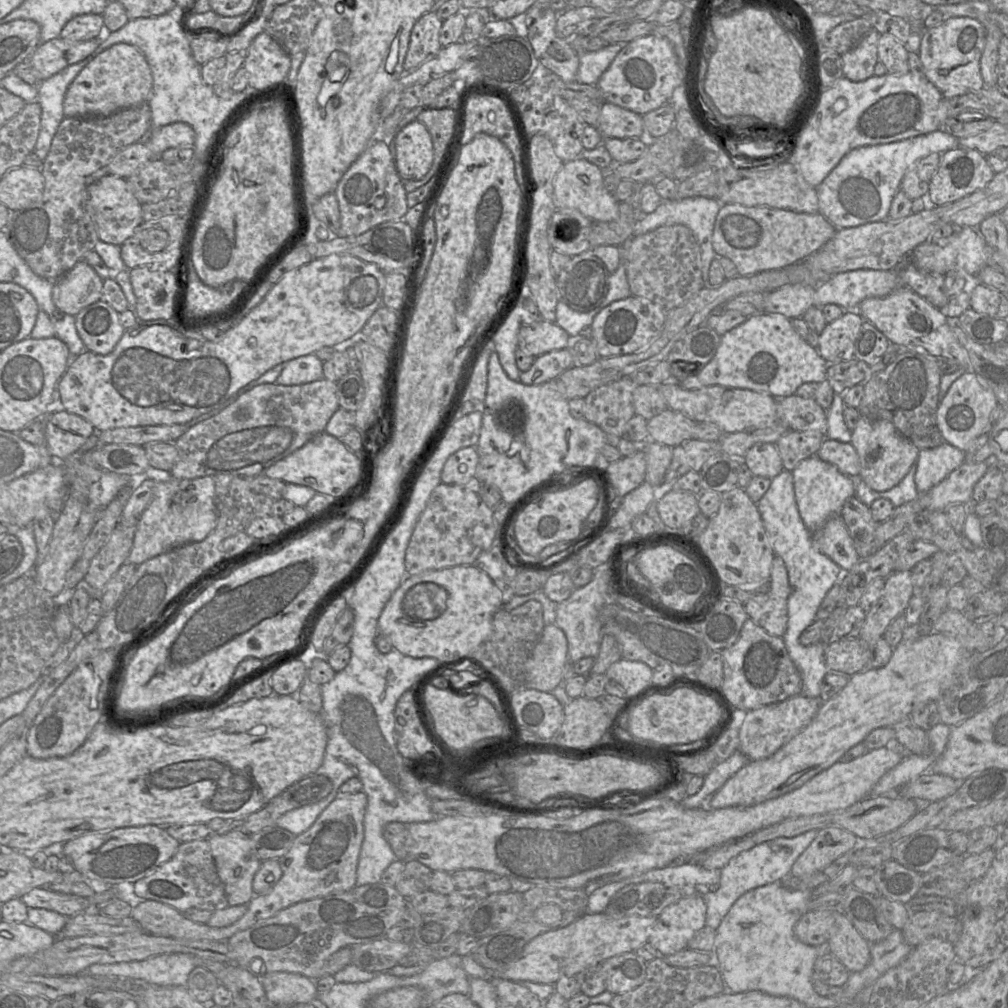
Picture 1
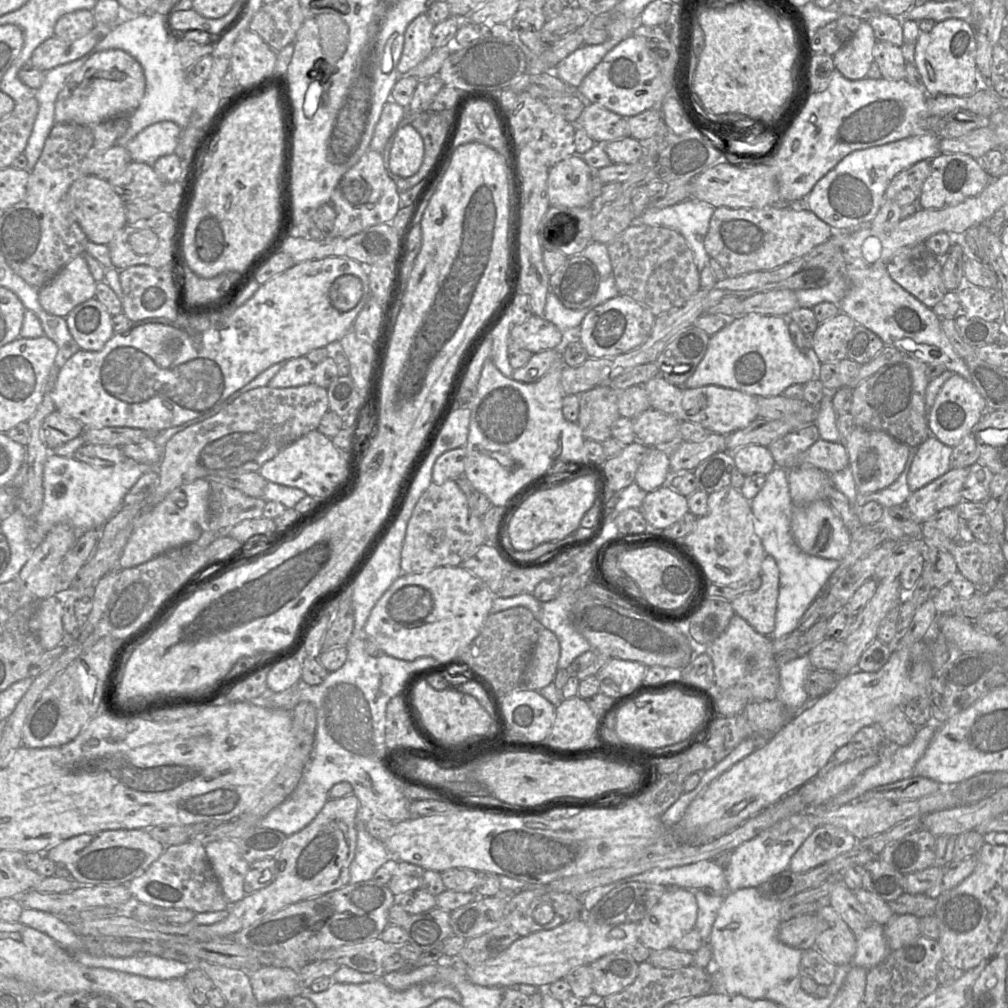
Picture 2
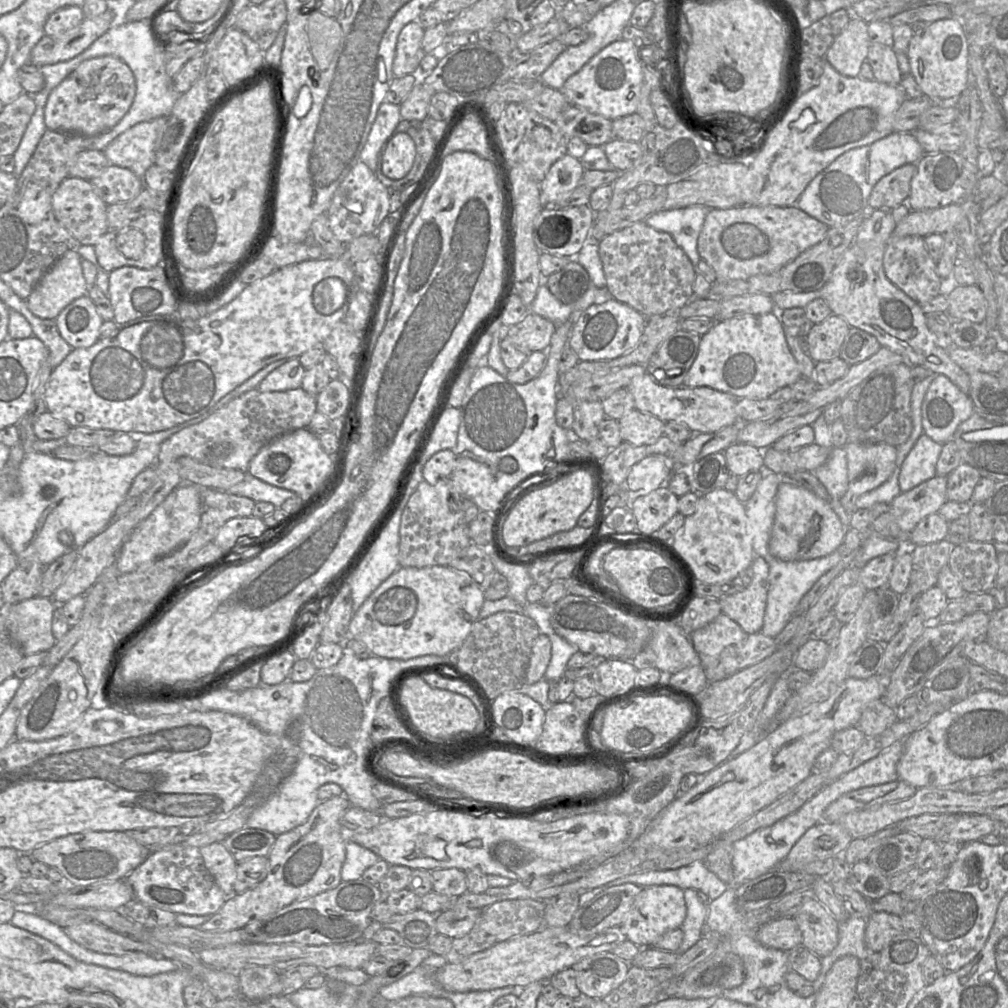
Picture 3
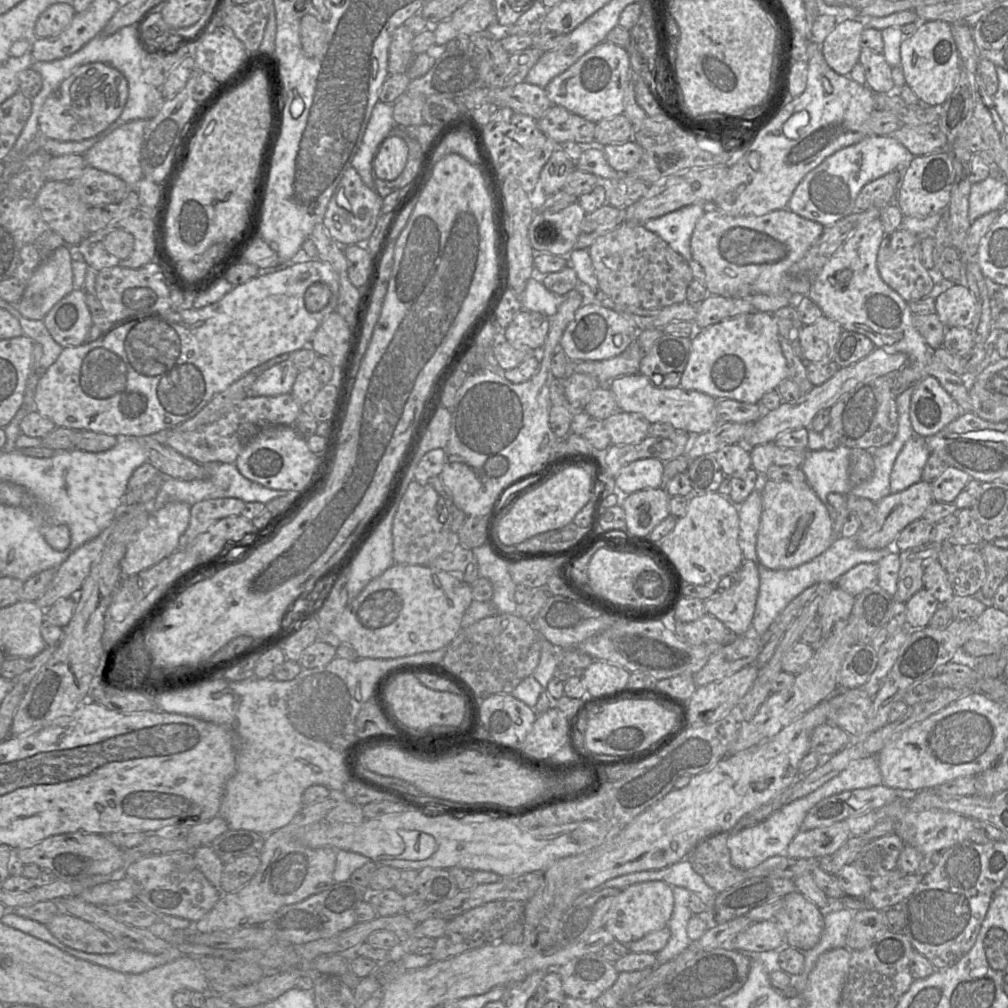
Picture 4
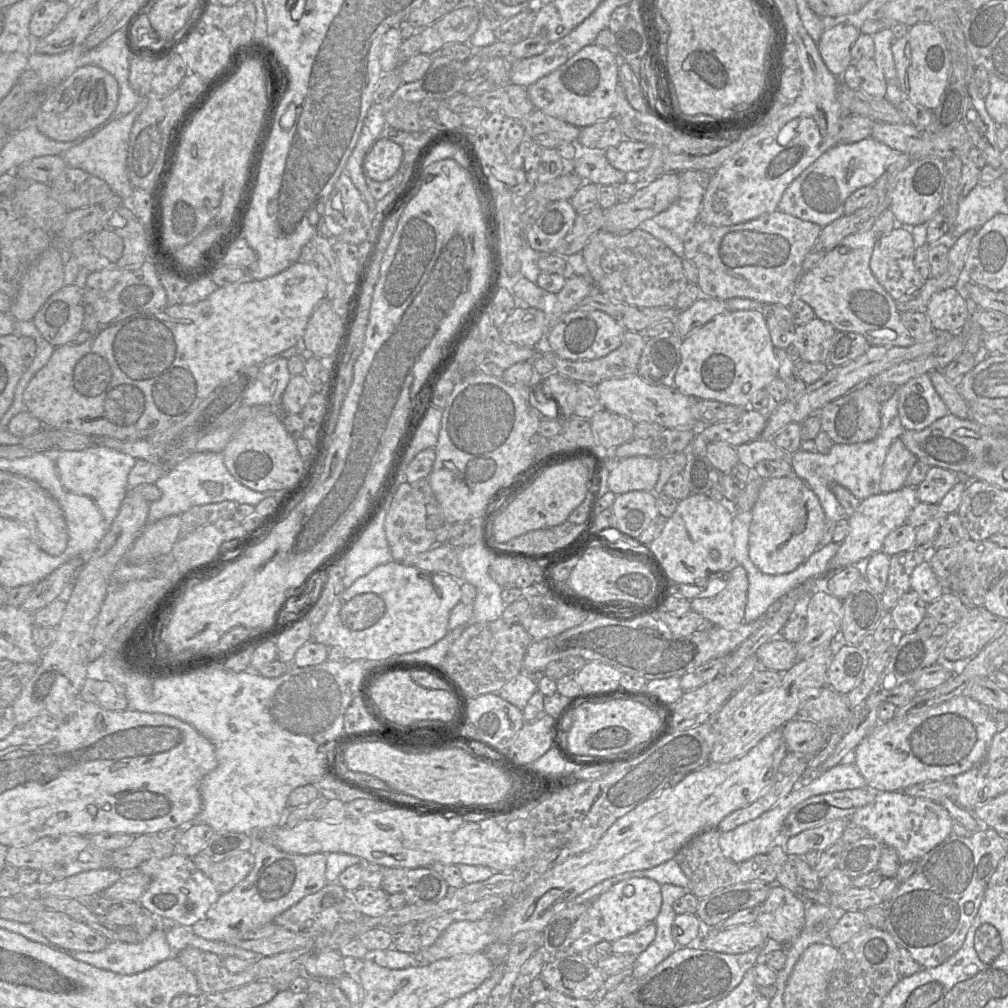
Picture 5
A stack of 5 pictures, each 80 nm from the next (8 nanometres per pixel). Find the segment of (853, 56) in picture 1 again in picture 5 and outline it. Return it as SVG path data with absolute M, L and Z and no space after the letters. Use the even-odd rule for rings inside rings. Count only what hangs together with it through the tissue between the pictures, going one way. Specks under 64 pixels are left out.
M838 24L822 33L818 49L828 70L835 76L851 65L851 46L859 35L860 30L851 24Z

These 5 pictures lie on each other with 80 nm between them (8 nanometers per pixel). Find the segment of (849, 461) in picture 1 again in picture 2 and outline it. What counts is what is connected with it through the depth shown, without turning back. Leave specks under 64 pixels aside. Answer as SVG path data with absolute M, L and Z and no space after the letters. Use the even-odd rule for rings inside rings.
M818 439L808 449L794 456L794 467L814 466L828 473L849 465L846 447L841 442Z

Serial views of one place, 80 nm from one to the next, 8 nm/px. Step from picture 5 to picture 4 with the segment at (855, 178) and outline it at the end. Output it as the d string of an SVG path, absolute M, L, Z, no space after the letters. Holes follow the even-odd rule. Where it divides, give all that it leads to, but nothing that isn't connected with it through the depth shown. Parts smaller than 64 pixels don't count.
M891 135L866 136L828 156L808 172L795 188L787 208L824 227L855 212L855 200L866 184L889 172L901 170L914 158L913 154Z

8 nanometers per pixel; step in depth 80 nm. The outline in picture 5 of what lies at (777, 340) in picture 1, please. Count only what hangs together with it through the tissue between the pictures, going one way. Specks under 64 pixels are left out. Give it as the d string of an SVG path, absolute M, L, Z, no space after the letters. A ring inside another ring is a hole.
M757 310L727 311L683 338L675 388L698 399L748 408L754 393L765 389L778 376L778 369L779 361L762 313Z

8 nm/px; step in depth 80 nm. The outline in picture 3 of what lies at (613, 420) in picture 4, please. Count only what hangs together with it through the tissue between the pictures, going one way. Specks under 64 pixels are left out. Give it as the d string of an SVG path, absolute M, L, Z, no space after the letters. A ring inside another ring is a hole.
M634 409L618 420L623 442L644 445L656 442L664 433L663 422L656 416Z

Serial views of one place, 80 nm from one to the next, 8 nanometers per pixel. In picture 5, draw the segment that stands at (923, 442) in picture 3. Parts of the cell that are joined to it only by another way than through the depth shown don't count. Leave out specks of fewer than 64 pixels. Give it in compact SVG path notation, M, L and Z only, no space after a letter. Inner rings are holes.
M899 438L894 440L888 449L882 467L881 493L896 491L904 487L911 468L917 462L917 457L905 447Z

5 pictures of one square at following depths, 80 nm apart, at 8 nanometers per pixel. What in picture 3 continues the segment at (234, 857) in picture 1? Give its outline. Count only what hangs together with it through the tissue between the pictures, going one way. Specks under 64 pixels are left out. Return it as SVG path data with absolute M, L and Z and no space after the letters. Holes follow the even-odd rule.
M221 842L203 846L200 849L204 864L216 884L226 897L236 894L234 882L238 862Z

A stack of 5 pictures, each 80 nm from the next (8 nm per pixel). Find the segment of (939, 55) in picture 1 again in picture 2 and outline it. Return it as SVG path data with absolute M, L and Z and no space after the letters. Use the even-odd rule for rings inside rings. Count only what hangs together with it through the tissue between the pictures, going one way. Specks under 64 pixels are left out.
M946 19L929 32L922 31L915 42L914 64L928 96L967 96L979 89L976 66L976 36L970 21Z

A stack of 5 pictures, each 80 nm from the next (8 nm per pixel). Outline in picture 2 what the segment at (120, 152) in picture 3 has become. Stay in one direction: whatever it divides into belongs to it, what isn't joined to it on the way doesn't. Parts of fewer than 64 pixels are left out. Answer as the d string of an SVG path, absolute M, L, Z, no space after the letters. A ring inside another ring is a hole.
M157 122L144 128L125 147L132 161L153 165L160 157L175 152L181 131L175 122Z

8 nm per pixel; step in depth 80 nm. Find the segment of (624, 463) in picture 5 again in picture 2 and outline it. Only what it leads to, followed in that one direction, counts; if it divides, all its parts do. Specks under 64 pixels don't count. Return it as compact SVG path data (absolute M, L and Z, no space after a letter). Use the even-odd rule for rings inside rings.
M653 447L640 464L635 475L635 483L645 492L652 492L663 486L669 471L668 452L662 448Z

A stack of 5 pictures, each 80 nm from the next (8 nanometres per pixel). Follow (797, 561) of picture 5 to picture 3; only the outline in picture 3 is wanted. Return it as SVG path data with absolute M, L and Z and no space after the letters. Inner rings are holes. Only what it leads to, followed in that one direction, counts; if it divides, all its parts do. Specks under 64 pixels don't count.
M787 481L778 486L775 518L769 540L772 556L784 560L809 560L826 556L842 545L848 527L842 523L828 501Z

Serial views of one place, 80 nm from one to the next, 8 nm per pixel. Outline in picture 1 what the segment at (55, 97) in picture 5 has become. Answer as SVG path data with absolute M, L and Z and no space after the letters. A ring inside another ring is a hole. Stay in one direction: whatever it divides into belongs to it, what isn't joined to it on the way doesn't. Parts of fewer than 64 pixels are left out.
M119 43L87 64L69 85L64 102L65 117L107 117L149 101L153 88L150 66L134 46Z

